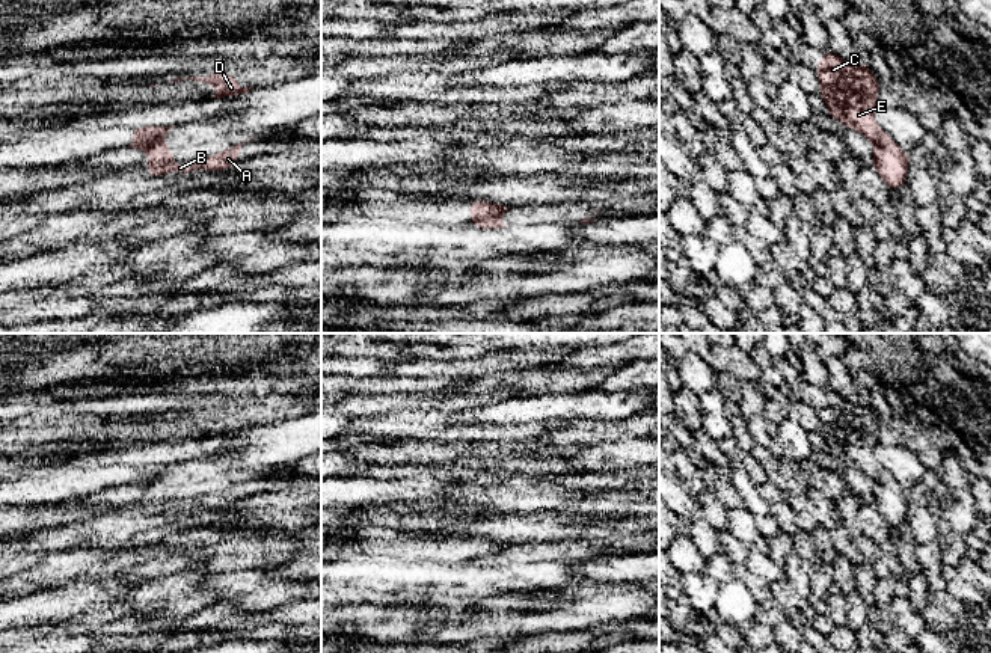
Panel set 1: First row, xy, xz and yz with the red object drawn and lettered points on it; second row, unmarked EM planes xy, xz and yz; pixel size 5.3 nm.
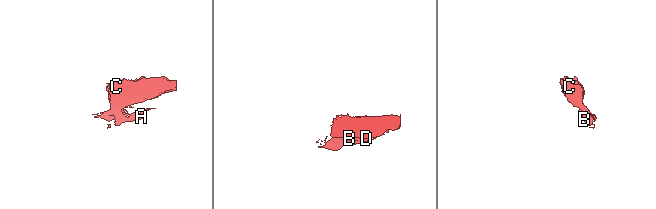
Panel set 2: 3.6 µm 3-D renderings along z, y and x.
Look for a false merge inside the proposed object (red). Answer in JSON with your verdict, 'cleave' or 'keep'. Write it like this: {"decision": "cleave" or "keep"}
{"decision": "cleave"}

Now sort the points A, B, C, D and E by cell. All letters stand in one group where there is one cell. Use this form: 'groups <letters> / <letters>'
groups A B / C D E

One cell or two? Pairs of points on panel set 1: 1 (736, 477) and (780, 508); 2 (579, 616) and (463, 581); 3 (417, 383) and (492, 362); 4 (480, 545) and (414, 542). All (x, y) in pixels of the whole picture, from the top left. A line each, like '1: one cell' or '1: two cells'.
1: two cells
2: two cells
3: two cells
4: one cell

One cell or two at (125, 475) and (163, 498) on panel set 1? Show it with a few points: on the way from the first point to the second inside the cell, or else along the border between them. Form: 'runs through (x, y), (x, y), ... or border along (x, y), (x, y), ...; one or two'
border along (131, 480), (103, 487), (98, 492); two

